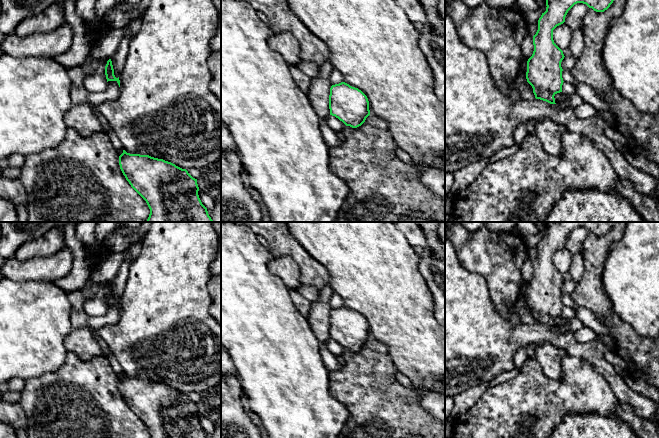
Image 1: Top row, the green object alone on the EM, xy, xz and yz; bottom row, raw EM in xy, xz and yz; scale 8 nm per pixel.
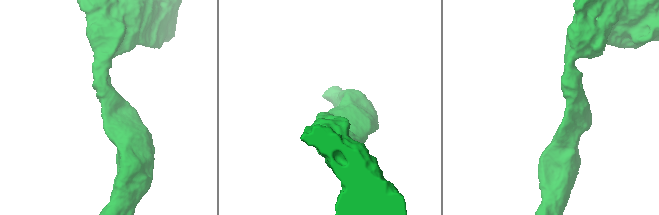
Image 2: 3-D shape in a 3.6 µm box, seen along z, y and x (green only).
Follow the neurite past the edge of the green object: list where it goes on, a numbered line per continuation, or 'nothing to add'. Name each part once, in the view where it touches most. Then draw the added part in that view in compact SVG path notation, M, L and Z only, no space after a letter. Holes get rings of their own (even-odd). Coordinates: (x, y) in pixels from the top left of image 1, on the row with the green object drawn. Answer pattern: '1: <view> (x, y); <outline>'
nothing to add

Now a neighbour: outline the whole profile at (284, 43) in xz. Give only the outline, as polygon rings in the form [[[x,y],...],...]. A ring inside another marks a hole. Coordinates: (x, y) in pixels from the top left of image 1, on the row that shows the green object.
[[[274,32],[268,40],[268,46],[280,54],[289,67],[300,65],[303,62],[300,57],[299,42],[289,32]]]

